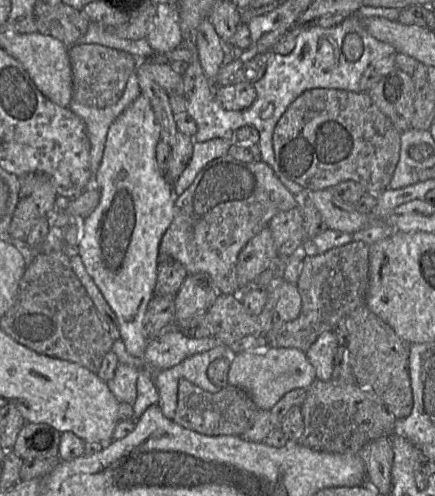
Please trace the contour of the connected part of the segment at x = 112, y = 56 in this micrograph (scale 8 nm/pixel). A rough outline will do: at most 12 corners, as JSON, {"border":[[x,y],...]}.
{"border":[[100,44],[69,48],[72,99],[119,101],[140,61]]}

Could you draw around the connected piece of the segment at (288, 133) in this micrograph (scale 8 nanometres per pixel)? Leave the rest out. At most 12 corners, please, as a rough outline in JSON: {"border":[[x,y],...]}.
{"border":[[367,91],[285,110],[268,164],[306,192],[389,188],[401,132]]}

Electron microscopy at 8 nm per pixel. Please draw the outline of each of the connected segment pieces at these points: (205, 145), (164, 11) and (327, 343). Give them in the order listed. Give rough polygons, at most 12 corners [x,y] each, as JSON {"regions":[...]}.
{"regions":[[[222,138],[194,142],[192,157],[172,184],[182,194],[211,161],[227,155]],[[160,3],[146,39],[155,55],[183,42],[180,13]],[[333,331],[322,333],[305,352],[316,380],[331,380],[338,347]]]}

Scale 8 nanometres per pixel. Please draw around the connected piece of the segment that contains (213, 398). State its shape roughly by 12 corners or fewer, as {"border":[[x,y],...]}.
{"border":[[181,379],[172,420],[241,436],[258,407],[244,389],[210,393]]}

